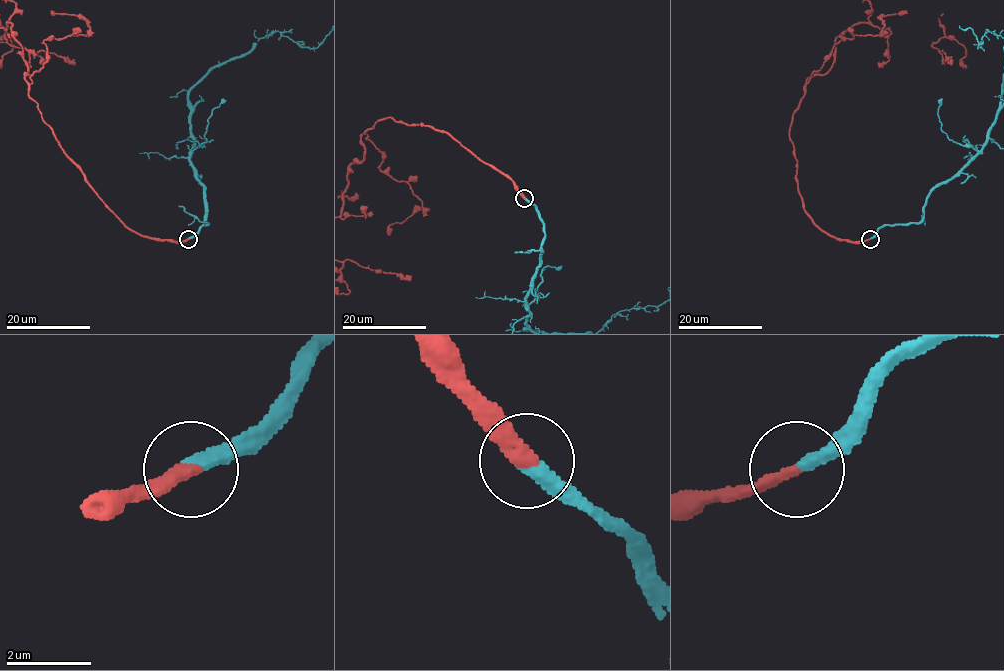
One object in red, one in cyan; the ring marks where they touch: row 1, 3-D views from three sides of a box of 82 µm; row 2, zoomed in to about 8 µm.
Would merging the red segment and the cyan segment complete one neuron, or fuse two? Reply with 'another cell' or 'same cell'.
same cell

